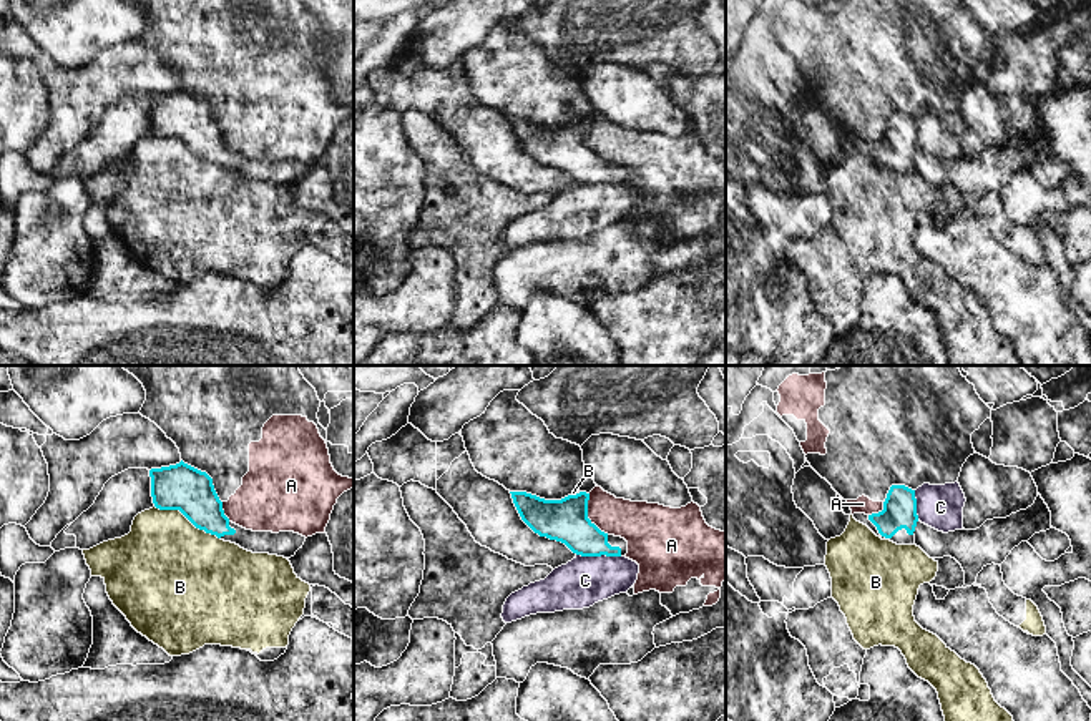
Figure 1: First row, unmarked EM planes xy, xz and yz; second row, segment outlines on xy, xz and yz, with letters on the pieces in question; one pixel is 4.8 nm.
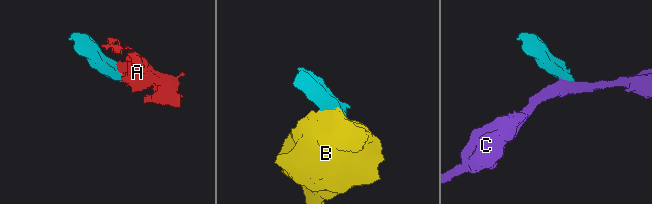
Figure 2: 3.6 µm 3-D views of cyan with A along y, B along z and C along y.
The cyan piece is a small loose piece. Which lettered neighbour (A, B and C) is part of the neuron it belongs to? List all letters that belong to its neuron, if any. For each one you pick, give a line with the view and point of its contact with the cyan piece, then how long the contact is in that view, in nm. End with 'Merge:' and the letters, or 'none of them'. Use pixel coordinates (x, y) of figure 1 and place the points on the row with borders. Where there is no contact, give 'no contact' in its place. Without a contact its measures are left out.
Merge: none of them

